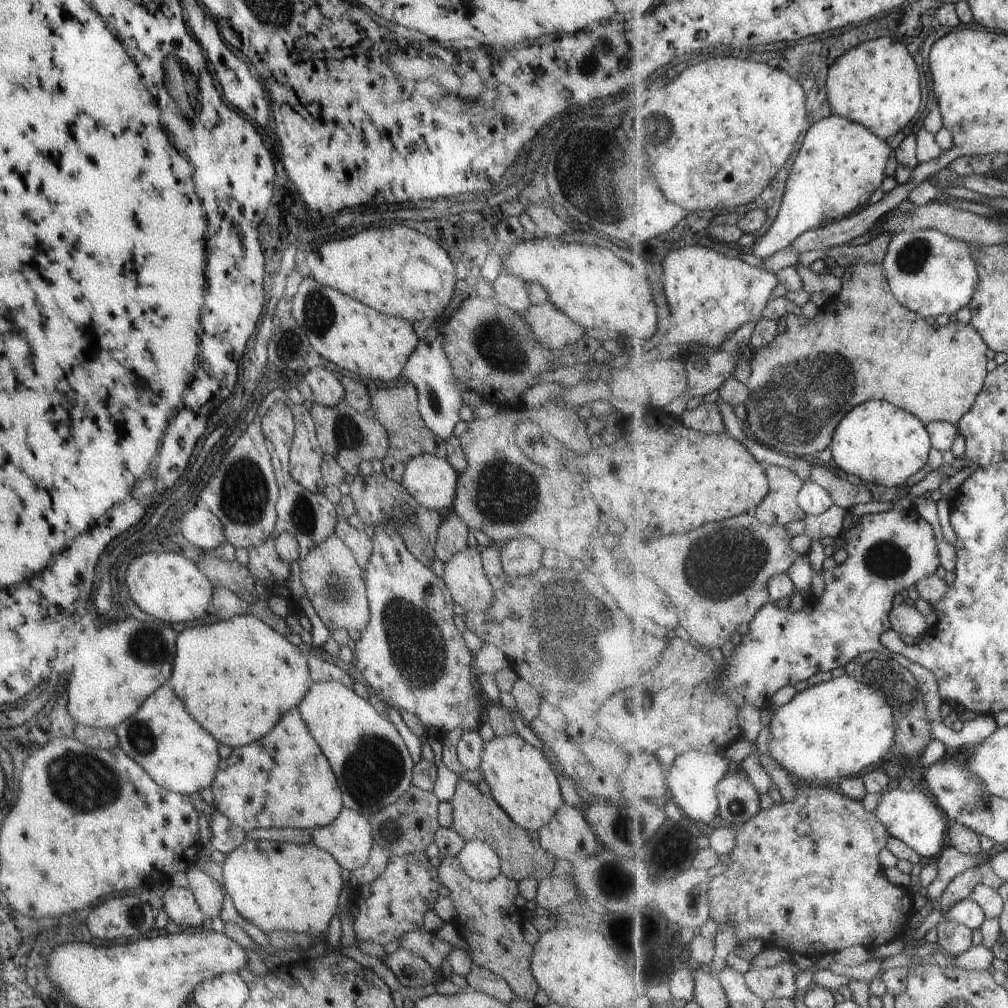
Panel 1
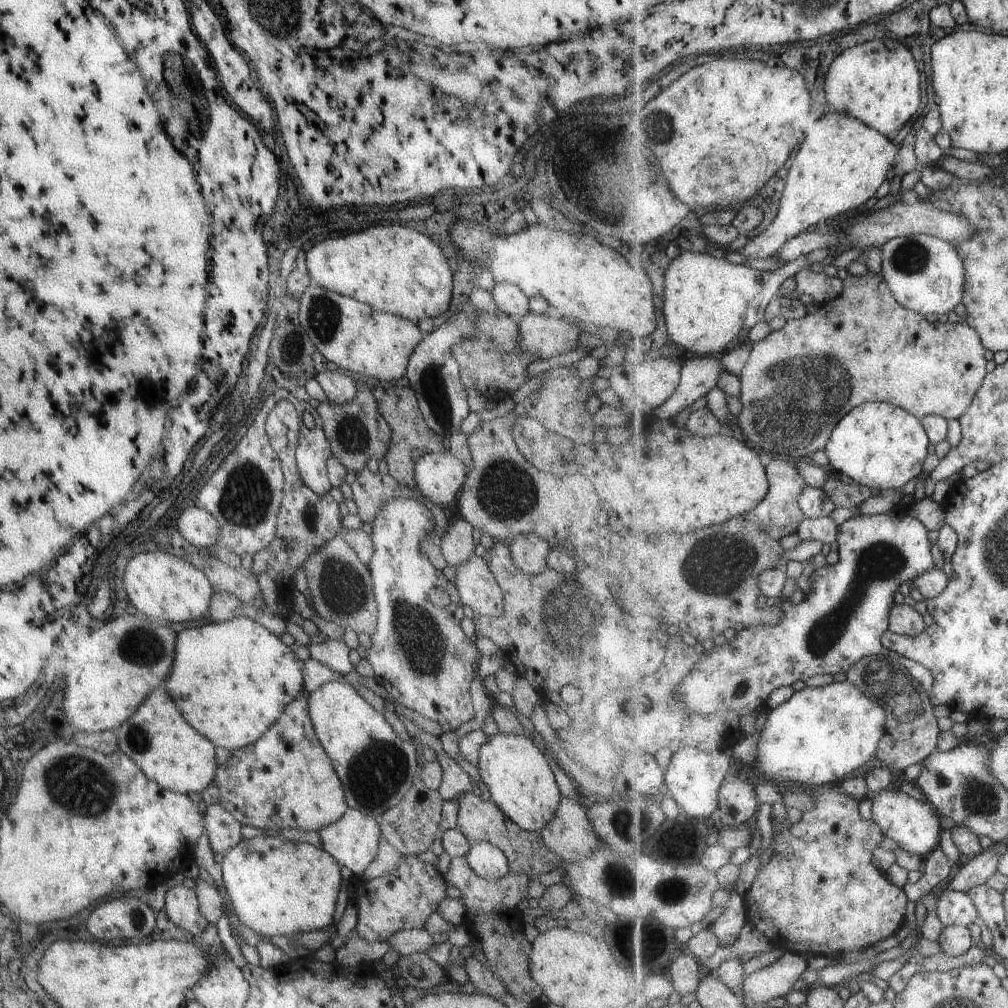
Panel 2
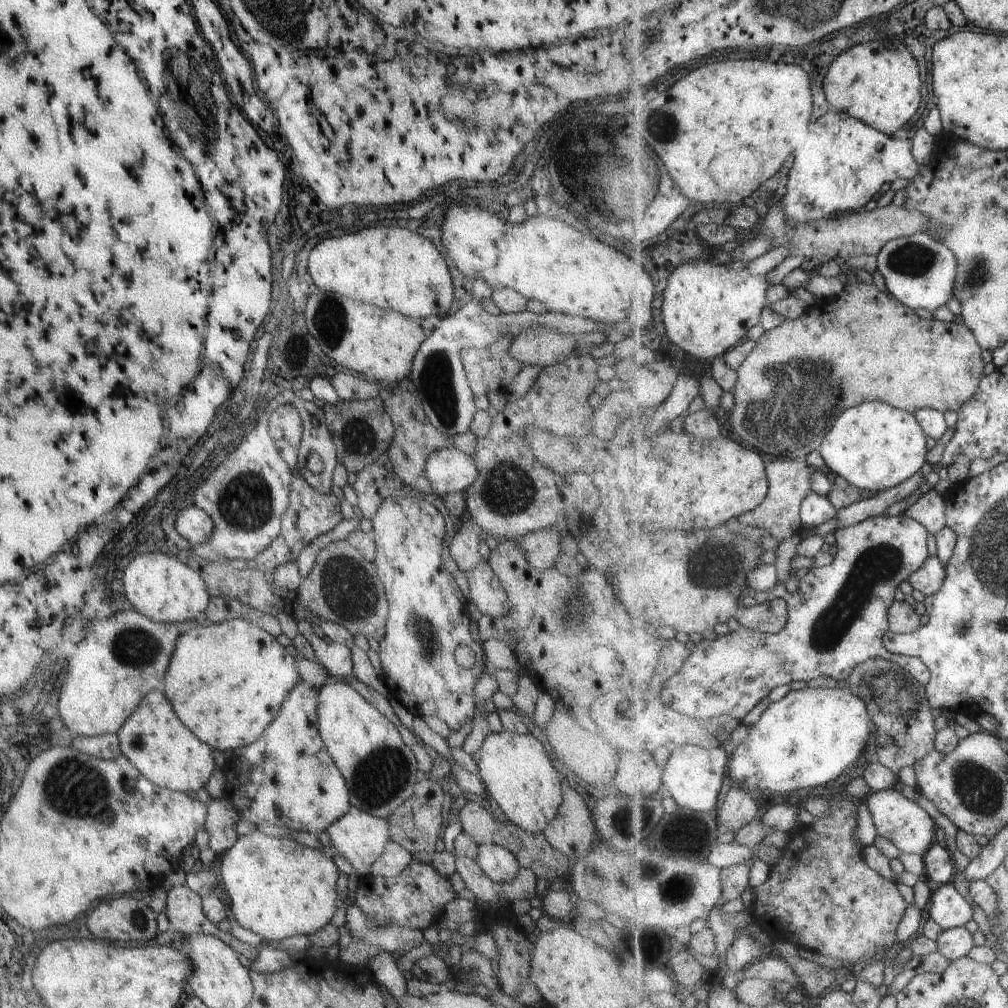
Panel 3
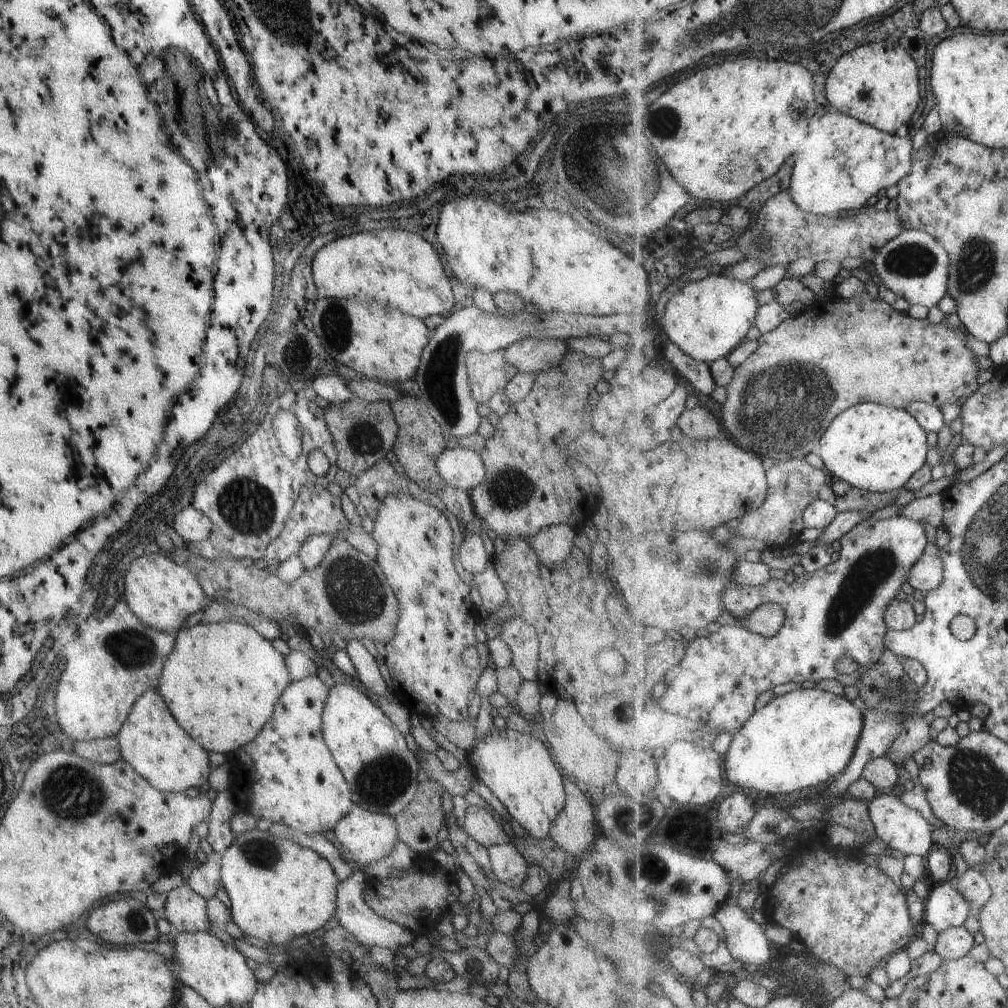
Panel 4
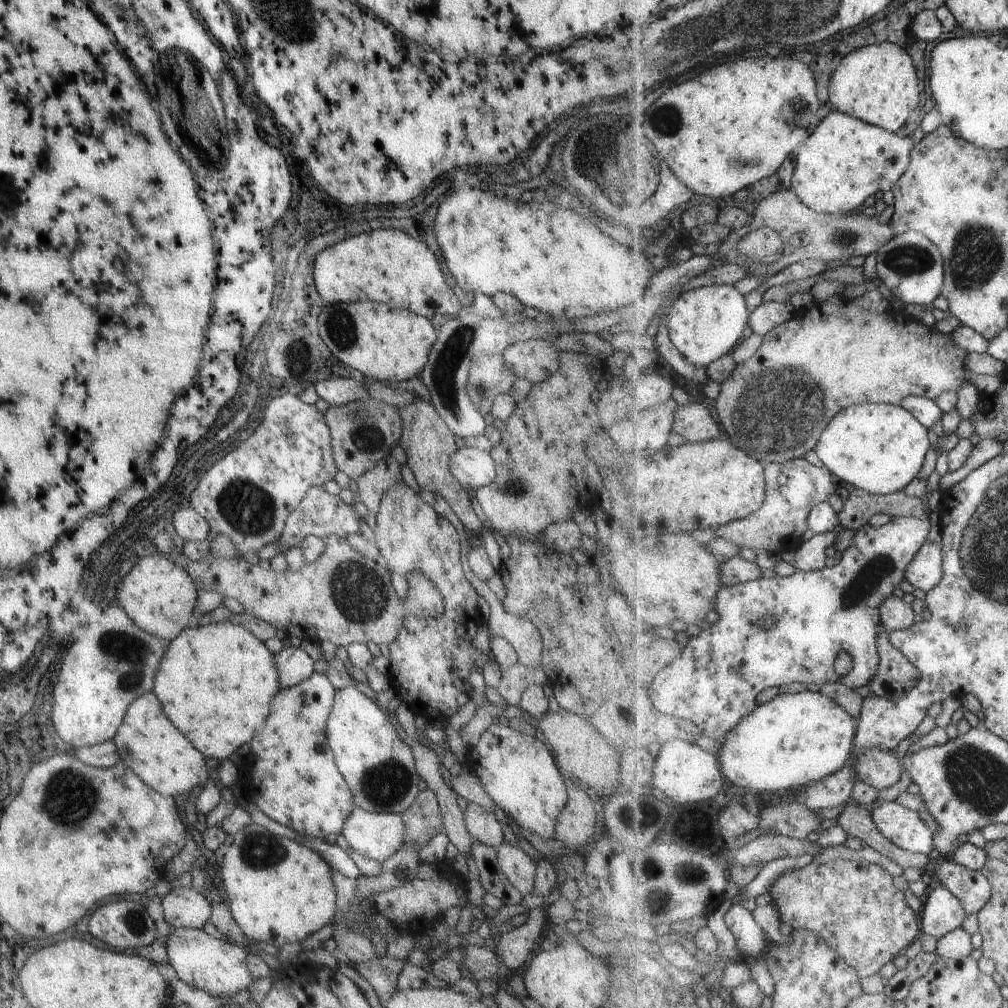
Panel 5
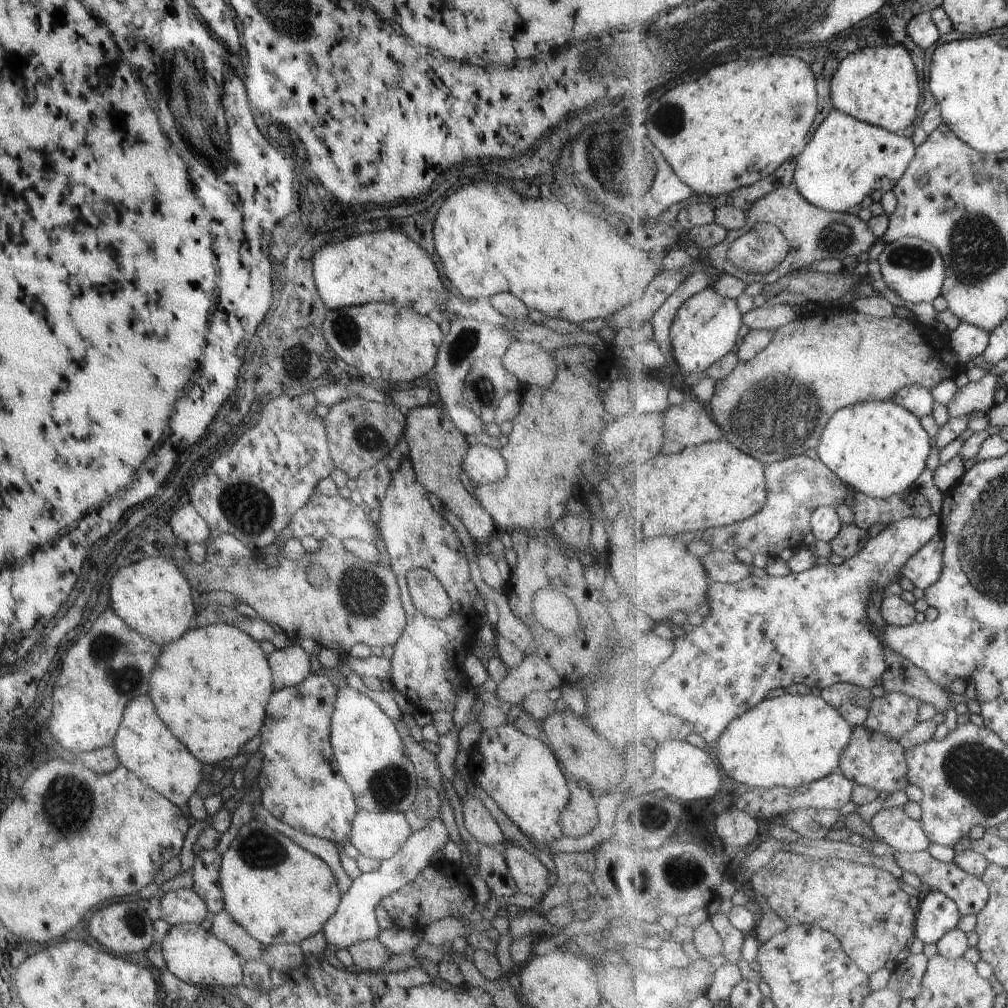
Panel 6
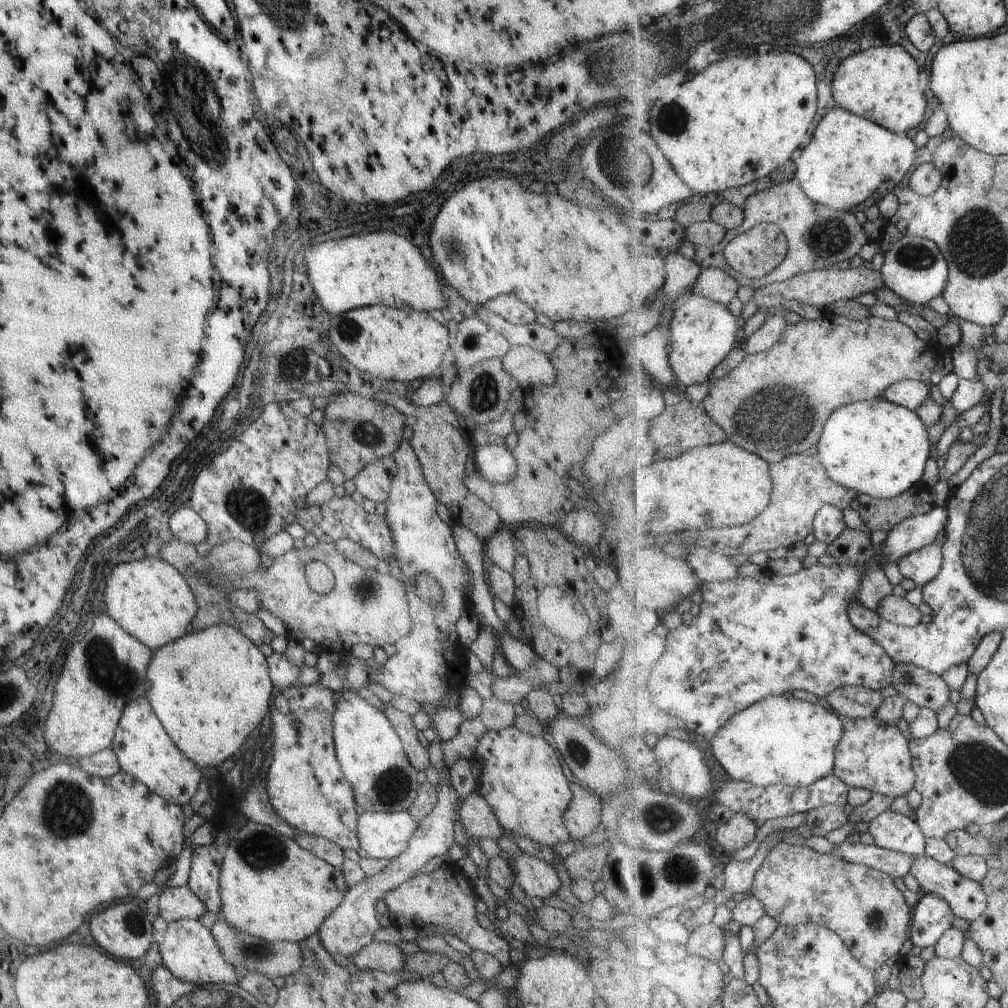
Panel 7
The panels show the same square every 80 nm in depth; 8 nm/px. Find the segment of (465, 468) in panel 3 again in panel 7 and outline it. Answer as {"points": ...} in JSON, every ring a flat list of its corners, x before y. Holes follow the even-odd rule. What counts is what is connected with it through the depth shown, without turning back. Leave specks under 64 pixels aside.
{"points":[[505,444,476,445,473,448,473,466,489,482,509,482,517,470,516,458]]}

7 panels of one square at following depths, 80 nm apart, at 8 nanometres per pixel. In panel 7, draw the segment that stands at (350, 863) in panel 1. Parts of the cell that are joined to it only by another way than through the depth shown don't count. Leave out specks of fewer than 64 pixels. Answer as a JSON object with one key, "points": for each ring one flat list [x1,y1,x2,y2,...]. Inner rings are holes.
{"points":[[363,811,356,820,358,848,367,857,393,858,407,848,416,820,405,811]]}

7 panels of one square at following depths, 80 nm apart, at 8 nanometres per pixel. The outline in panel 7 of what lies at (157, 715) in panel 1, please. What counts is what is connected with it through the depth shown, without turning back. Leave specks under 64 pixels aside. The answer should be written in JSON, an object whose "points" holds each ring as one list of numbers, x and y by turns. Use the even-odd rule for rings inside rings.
{"points":[[144,695,130,700,123,707,110,747,120,770,158,797,181,807,193,796,200,781,200,769,171,742]]}

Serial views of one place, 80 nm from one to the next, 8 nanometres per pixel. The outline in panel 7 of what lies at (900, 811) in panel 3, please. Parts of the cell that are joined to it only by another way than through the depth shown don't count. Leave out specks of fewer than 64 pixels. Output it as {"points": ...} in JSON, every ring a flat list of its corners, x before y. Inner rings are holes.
{"points":[[885,810,874,818,867,829,874,838,874,844,908,855,925,852,925,835,914,818,909,815]]}

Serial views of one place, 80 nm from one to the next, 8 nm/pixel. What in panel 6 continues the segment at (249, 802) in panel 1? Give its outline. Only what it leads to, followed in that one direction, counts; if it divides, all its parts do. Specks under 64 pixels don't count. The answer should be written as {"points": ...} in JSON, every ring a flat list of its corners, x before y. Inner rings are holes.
{"points":[[309,674,301,682,298,682,295,686,285,687,279,690,274,690,271,696,267,699,265,718,261,728,259,729,259,734,261,734,261,744,259,744,259,752,263,753,263,766,261,766,261,772,259,772,259,782,265,780,265,808,275,817,277,820,284,822,287,826,294,828,295,830,300,830,301,832,330,840,332,843,337,842,343,846,349,843,348,830,350,827,351,819,357,808,353,800,353,794,349,790,347,784,343,780,343,777,338,771,335,759,332,755,332,748,329,742,330,733,330,716,332,715,334,700,336,697,336,686,327,679,327,677,321,674]]}

